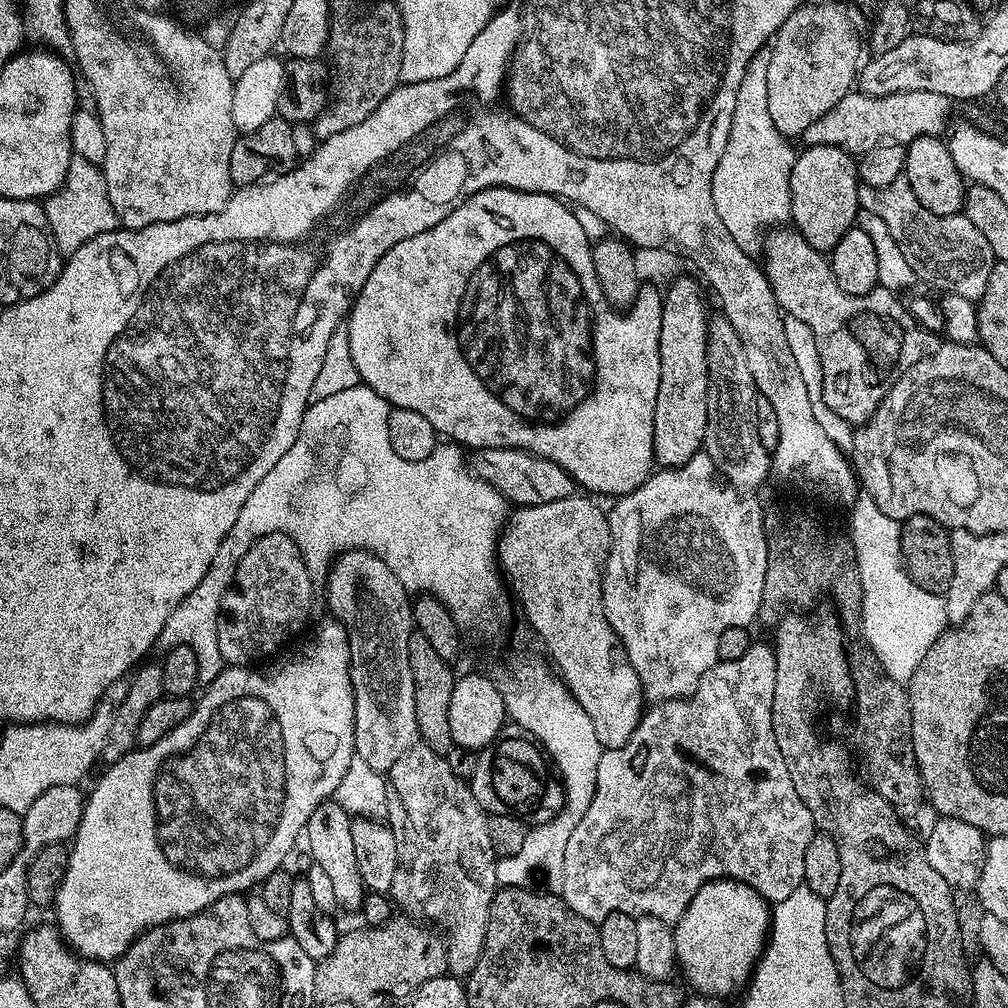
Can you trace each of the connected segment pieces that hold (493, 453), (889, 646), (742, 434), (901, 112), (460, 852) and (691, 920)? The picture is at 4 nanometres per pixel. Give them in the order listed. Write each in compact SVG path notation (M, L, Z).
M490 448L476 460L474 472L479 479L495 486L513 505L549 504L573 495L574 481L562 466L521 448Z
M861 495L850 508L852 528L850 535L856 551L856 565L862 582L862 602L858 623L864 627L864 640L872 647L871 655L880 663L884 673L890 678L906 682L918 670L918 662L926 658L926 650L934 646L937 638L949 627L944 596L935 592L927 592L912 580L908 569L904 566L902 554L901 521L890 518L876 505L872 496Z
M723 314L713 315L708 322L708 425L703 451L708 453L715 471L744 494L755 493L752 491L773 471L770 450L758 438L757 395L742 339Z
M859 90L847 92L818 122L810 122L802 137L805 145L825 144L842 148L849 154L863 154L885 142L907 146L919 136L941 135L948 120L949 97L929 92L899 92L871 96Z
M417 742L398 762L394 762L394 766L390 766L386 783L386 820L398 842L398 870L394 870L391 899L401 913L427 922L443 933L448 945L448 972L457 978L467 978L479 962L484 949L490 922L490 906L498 891L498 857L490 842L488 816L474 798L471 787L462 778L458 778L454 770L450 770L448 757L440 756L422 742Z
M716 880L702 886L698 894L686 908L686 914L674 925L672 933L676 943L676 962L679 971L696 987L695 991L701 996L721 998L732 996L736 991L747 985L756 970L757 961L763 955L770 939L770 904L764 897L759 896L749 884L737 880Z

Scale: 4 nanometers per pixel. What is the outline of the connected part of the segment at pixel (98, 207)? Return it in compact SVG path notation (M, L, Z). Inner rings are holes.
M77 156L68 167L64 187L47 197L43 206L56 248L64 256L72 255L98 234L115 231L119 225L114 206L110 203L103 169Z

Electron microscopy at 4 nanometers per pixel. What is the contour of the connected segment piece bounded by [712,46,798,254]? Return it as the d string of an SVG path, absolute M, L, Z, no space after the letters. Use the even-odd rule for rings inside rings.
M765 46L750 58L746 66L746 74L742 74L742 86L738 86L738 102L734 102L734 122L730 126L730 138L726 142L726 150L714 170L712 179L712 197L714 210L718 210L718 218L722 218L722 226L730 230L730 235L743 252L756 254L762 248L762 232L760 228L779 225L792 219L792 194L790 174L798 155L789 141L774 126L774 118L770 118L770 98L766 98L766 77L770 67L771 47Z

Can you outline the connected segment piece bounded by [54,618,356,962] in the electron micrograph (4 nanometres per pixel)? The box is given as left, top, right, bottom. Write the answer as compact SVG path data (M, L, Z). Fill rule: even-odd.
M328 618L328 621L313 634L312 640L308 640L285 664L272 664L269 668L264 668L259 672L256 666L239 666L240 668L225 667L223 672L218 674L218 678L214 678L212 684L207 685L203 689L204 697L195 701L190 718L186 718L186 722L182 722L182 726L178 726L174 730L170 730L170 734L166 734L166 738L162 738L162 742L154 742L154 746L149 748L137 747L135 750L128 752L121 760L109 763L108 769L100 776L100 781L92 788L92 793L87 793L84 802L84 813L80 819L80 825L76 831L74 839L70 844L68 853L68 869L60 883L60 889L56 891L56 903L54 905L54 913L56 912L55 923L60 929L61 936L79 955L89 960L99 960L101 962L115 962L123 956L124 951L132 945L135 940L139 940L149 928L157 928L160 924L169 924L172 920L187 920L189 916L197 916L198 913L211 908L213 904L221 903L225 898L223 896L232 896L235 892L247 893L249 890L255 889L260 881L277 871L281 867L280 864L288 856L288 851L296 844L296 839L301 839L302 833L307 829L310 814L314 814L314 810L318 810L318 806L325 800L335 797L338 782L342 782L342 774L346 774L346 770L350 766L350 762L356 756L356 747L354 746L354 694L352 693L352 679L350 678L350 666L352 659L350 658L350 650L348 649L348 631L344 625L335 619Z

